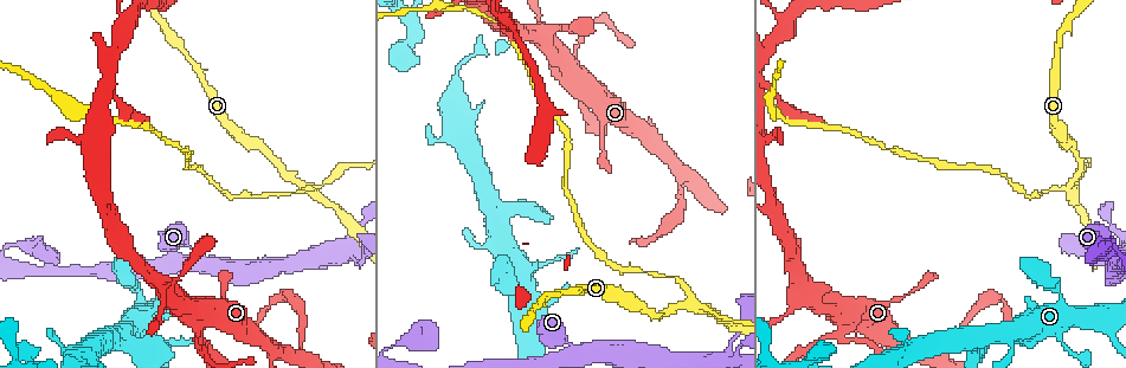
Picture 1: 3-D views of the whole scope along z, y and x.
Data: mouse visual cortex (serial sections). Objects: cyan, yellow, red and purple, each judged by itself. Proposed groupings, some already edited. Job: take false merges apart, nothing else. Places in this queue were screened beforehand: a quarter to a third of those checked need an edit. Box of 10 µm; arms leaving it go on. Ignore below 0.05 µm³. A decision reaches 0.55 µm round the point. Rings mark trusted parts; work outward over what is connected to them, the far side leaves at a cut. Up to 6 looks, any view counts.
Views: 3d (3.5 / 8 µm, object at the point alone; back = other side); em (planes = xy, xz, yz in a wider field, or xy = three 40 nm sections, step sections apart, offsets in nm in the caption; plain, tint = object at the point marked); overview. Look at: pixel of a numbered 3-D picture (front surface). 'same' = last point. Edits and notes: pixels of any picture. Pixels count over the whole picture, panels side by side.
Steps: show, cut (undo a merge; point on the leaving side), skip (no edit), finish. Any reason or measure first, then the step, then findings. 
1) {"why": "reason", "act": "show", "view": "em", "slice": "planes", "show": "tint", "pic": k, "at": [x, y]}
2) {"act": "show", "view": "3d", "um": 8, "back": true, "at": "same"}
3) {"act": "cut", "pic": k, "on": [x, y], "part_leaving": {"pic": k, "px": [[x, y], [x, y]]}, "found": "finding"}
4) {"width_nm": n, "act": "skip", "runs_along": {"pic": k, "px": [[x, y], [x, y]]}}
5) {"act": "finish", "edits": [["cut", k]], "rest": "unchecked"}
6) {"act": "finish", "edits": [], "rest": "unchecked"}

{"act": "show", "view": "3d", "um": 3.5, "back": true, "pic": 1, "at": [679, 184]}

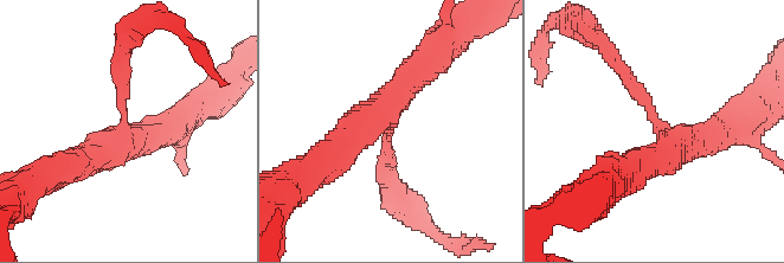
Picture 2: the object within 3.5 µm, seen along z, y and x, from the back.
{"arm_widths_nm": [200, 400], "act": "show", "view": "em", "slice": "planes", "show": "tint", "pic": 2, "at": [388, 137]}

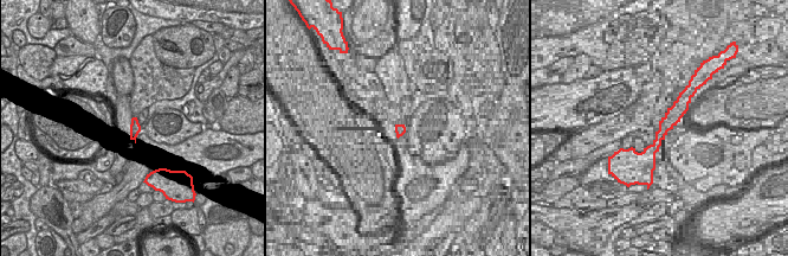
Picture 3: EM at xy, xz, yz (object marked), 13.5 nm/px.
{"act": "show", "view": "em", "slice": "xy", "step": 1, "show": "tint", "at": "same"}

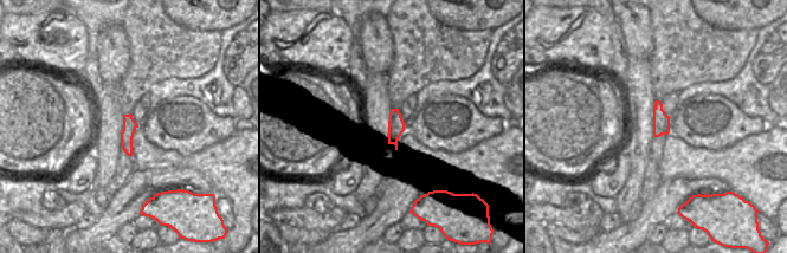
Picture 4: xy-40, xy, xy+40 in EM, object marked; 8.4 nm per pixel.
{"act": "skip", "runs_along": {"pic": 2, "px": [[705, 138], [672, 141], [602, 43]]}, "found": "all the same cell"}

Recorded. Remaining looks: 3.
{"why": "four arms meet", "act": "show", "view": "3d", "um": 8, "pic": 1, "at": [310, 187]}

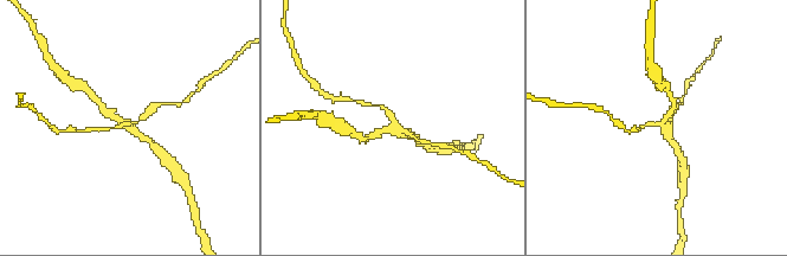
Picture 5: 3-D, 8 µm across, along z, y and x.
{"act": "show", "view": "3d", "um": 3.5, "at": "same"}

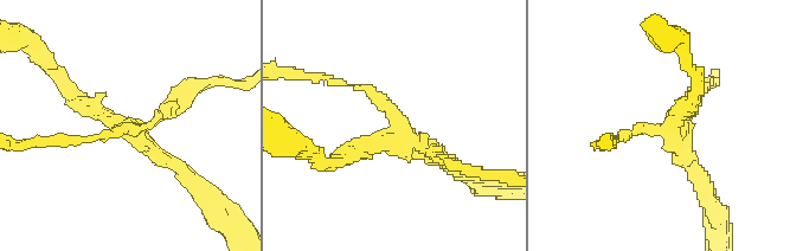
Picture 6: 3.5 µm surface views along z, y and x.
{"arms": 4, "arm_widths_nm": [150, 200, 200, 200], "why": "need the tissue", "act": "show", "view": "em", "slice": "xy", "step": 2, "show": "tint", "pic": 6, "at": [671, 126]}

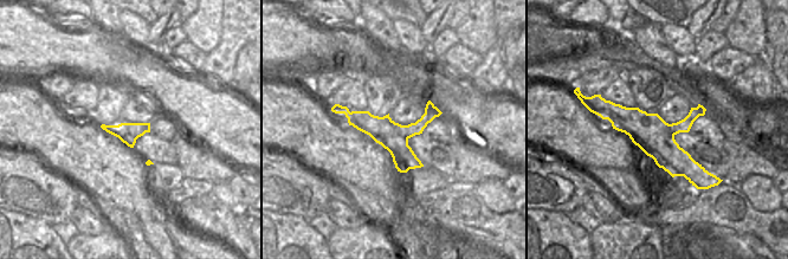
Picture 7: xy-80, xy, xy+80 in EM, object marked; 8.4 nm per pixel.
{"width_nm": 240, "act": "cut", "pic": 6, "on": [179, 98], "part_leaving": {"pic": 6, "px": [[133, 127], [78, 141], [46, 141]]}, "found": "a second cell is stuck on"}

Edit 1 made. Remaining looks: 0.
{"act": "finish", "edits": [["cut", 6]], "rest": "unchecked"}

